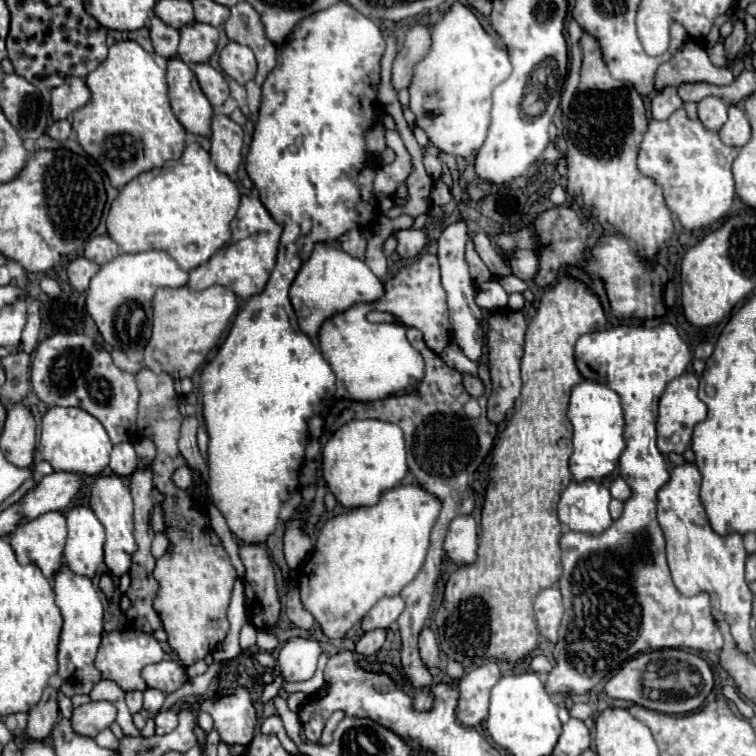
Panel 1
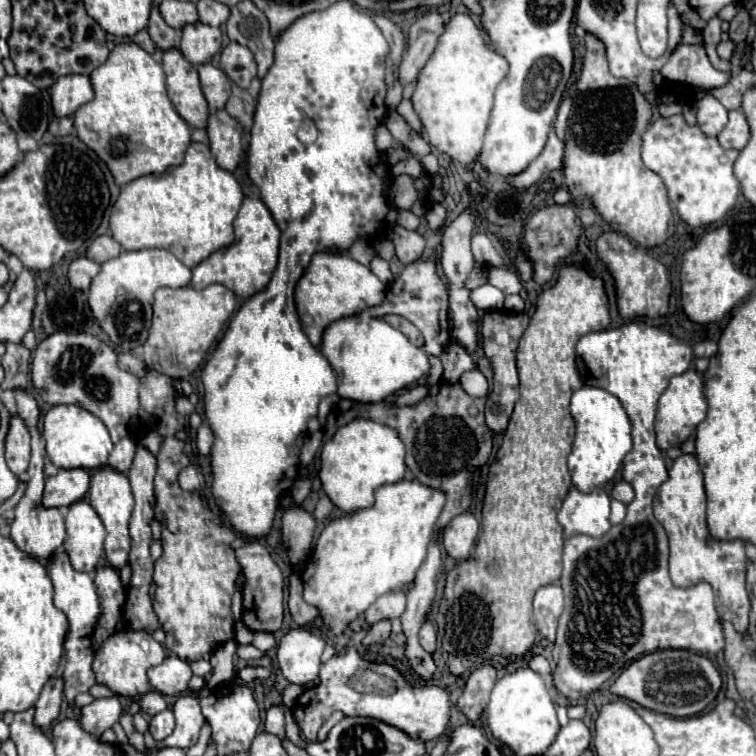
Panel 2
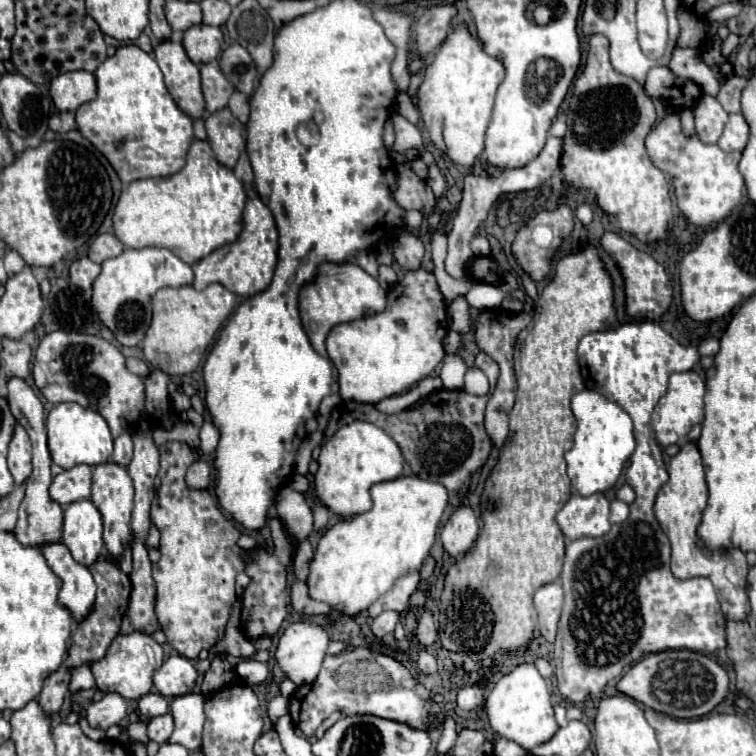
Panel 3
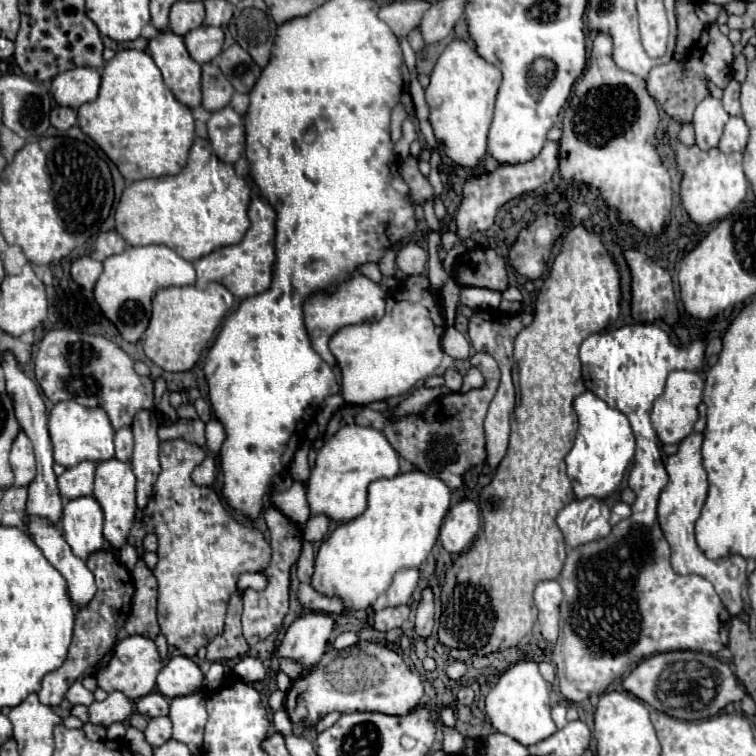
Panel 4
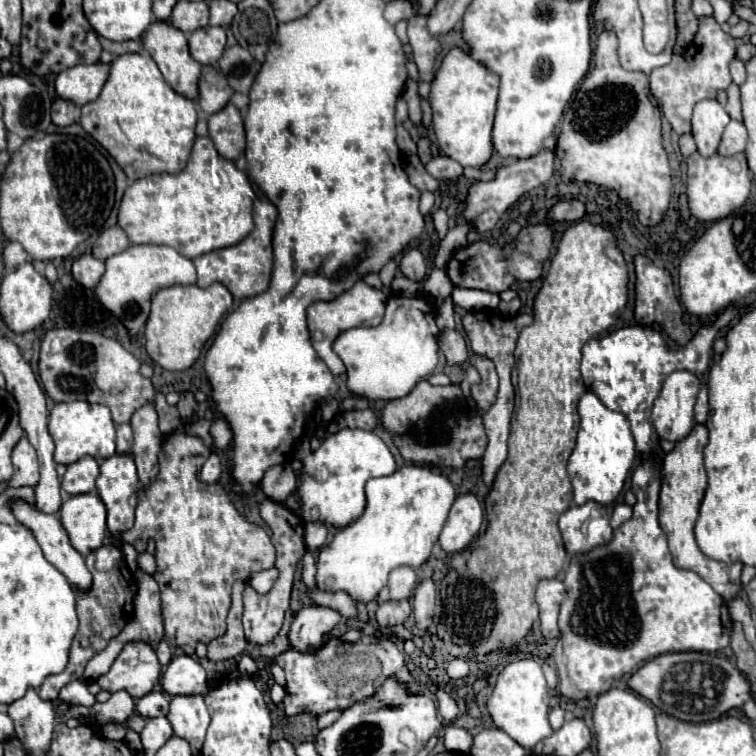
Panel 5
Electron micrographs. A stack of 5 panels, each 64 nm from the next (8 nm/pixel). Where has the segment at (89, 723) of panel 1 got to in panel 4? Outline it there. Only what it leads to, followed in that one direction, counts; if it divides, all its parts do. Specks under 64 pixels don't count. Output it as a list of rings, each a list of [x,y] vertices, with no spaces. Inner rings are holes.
[[[110,692],[104,702],[90,704],[90,722],[98,726],[110,726],[114,722],[124,722],[132,714],[130,700],[120,692]]]

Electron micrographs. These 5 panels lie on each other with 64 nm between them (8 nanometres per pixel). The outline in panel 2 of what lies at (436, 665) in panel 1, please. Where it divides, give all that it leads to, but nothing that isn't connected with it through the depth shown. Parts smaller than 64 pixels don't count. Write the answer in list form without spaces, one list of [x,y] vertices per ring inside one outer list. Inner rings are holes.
[[[424,622],[424,626],[420,628],[420,644],[428,654],[434,654],[434,650],[436,650],[436,630],[430,622]]]

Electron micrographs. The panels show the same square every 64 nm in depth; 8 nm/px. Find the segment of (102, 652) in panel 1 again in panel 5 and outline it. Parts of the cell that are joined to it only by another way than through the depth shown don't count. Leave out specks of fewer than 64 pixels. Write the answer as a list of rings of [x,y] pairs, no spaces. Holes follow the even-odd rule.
[[[128,642],[114,660],[108,674],[100,676],[96,682],[102,690],[126,690],[132,698],[142,698],[152,692],[160,678],[160,670],[162,666],[150,644]]]

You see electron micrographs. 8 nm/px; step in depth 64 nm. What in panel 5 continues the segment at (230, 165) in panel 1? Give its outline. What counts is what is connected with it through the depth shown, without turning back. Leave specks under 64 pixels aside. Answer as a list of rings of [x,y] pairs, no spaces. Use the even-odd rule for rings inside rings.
[[[226,104],[220,112],[210,116],[208,132],[222,158],[236,160],[246,148],[242,116],[234,104]]]

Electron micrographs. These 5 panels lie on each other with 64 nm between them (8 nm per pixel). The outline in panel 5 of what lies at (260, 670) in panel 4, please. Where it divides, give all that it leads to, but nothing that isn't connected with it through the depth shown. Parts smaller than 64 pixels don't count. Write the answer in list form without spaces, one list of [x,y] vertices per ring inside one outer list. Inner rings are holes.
[[[247,654],[241,656],[237,667],[240,674],[254,676],[256,672],[258,673],[258,667],[255,660]]]

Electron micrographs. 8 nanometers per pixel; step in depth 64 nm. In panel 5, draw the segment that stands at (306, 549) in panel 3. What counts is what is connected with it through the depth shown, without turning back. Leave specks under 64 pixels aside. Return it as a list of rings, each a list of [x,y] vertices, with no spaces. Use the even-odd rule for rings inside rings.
[[[308,550],[306,554],[304,554],[304,558],[302,558],[302,580],[304,580],[304,584],[308,586],[308,588],[316,588],[316,582],[314,582],[314,566],[316,564],[316,560],[314,560],[314,554]]]

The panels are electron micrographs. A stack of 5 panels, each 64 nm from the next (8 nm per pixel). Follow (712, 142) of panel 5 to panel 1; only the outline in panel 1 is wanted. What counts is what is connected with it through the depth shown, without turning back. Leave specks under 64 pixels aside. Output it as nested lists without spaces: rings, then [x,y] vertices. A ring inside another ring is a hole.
[[[706,96],[698,102],[698,118],[710,130],[720,130],[726,122],[726,104],[716,96]]]

